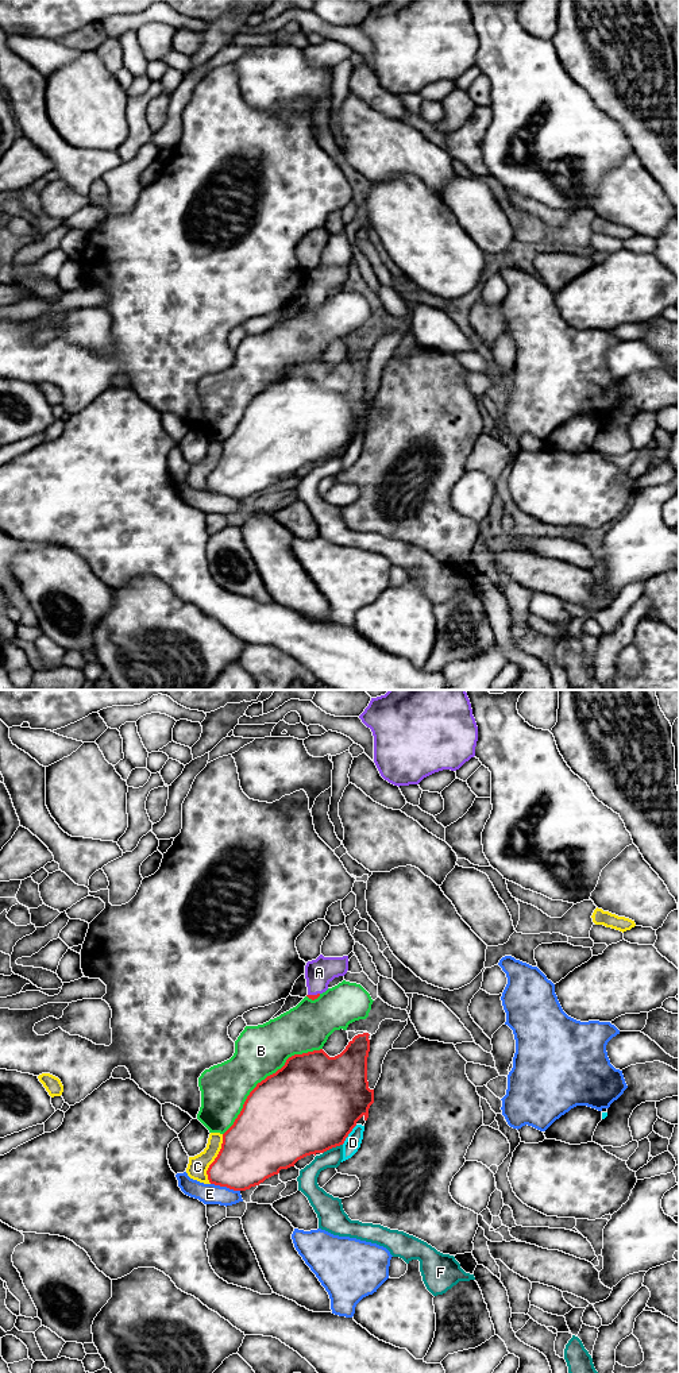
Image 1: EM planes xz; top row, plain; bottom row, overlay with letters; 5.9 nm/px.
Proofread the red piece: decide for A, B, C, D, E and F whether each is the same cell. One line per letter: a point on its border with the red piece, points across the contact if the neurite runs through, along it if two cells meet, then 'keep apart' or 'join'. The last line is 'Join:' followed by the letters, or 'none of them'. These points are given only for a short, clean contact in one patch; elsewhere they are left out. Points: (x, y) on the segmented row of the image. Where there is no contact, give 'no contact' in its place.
A: contact xz (313, 995); way xz (311, 997), (313, 995), (319, 972); join
B: contact xz (266, 1078); keep apart
C: contact xz (215, 1159); keep apart
D: contact xz (348, 1133); keep apart
E: contact xz (226, 1186); keep apart
F: contact xz (332, 1146); keep apart
Join: A

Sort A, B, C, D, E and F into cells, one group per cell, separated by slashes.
A / B / C / D / E / F

